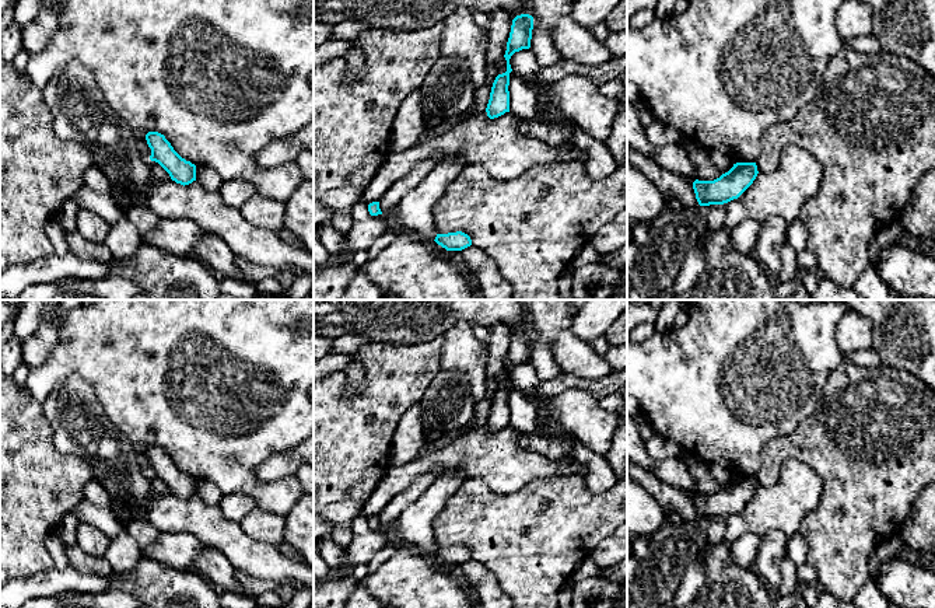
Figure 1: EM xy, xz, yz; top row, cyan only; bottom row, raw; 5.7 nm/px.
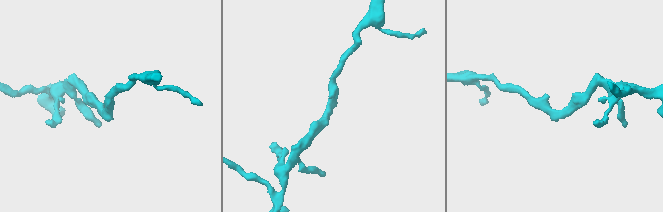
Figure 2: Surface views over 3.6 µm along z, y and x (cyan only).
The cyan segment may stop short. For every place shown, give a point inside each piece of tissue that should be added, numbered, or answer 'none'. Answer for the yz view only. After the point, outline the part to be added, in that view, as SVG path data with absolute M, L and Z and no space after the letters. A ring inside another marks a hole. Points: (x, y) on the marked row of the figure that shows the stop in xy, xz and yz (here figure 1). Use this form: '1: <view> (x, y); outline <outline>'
none

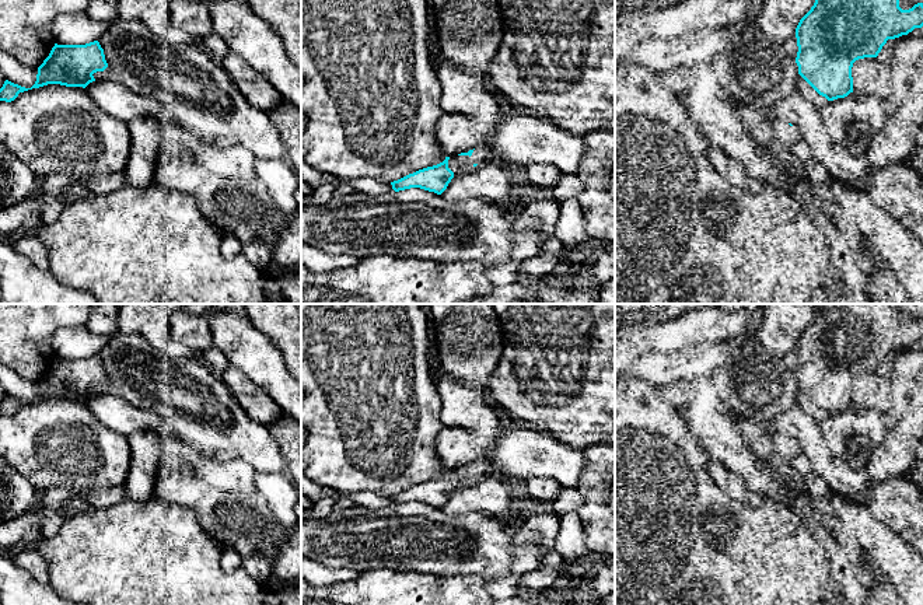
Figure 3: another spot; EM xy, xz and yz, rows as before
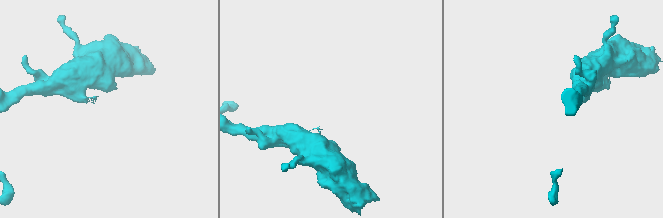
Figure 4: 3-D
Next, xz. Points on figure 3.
1: xz (483, 151); outline M482 141L475 147L472 155L454 155L448 160L448 168L457 174L462 169L471 168L475 164L480 164L485 161L499 162L497 155L494 154L492 146L487 141Z

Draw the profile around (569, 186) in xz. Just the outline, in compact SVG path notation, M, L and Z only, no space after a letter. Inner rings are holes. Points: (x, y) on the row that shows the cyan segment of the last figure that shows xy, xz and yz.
M576 174L562 175L559 182L550 190L559 202L576 199L583 192L583 183Z

